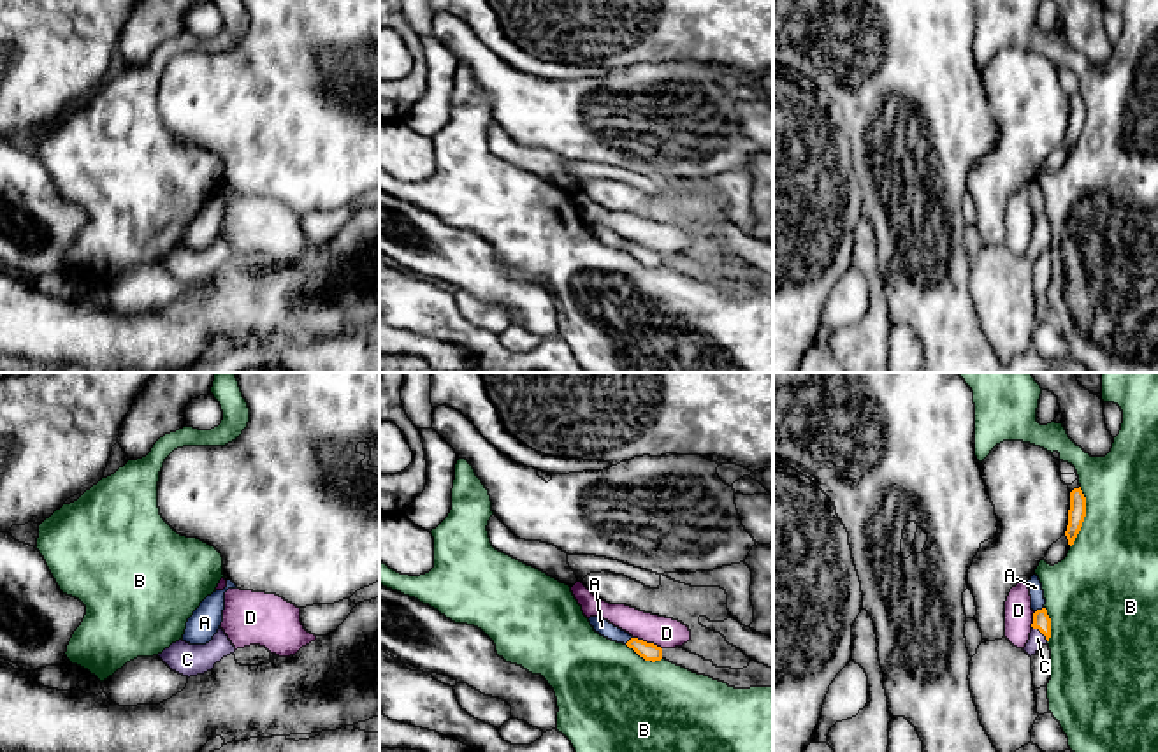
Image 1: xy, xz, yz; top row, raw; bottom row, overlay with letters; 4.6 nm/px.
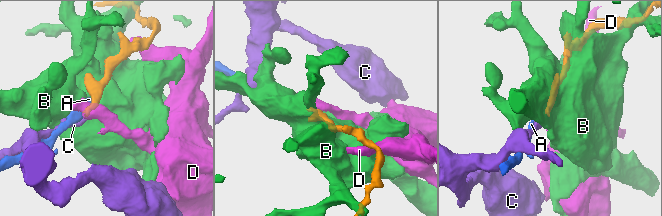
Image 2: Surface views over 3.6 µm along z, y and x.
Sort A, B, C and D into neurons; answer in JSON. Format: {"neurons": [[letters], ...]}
{"neurons": [["A"], ["B"], ["C"], ["D"]]}

